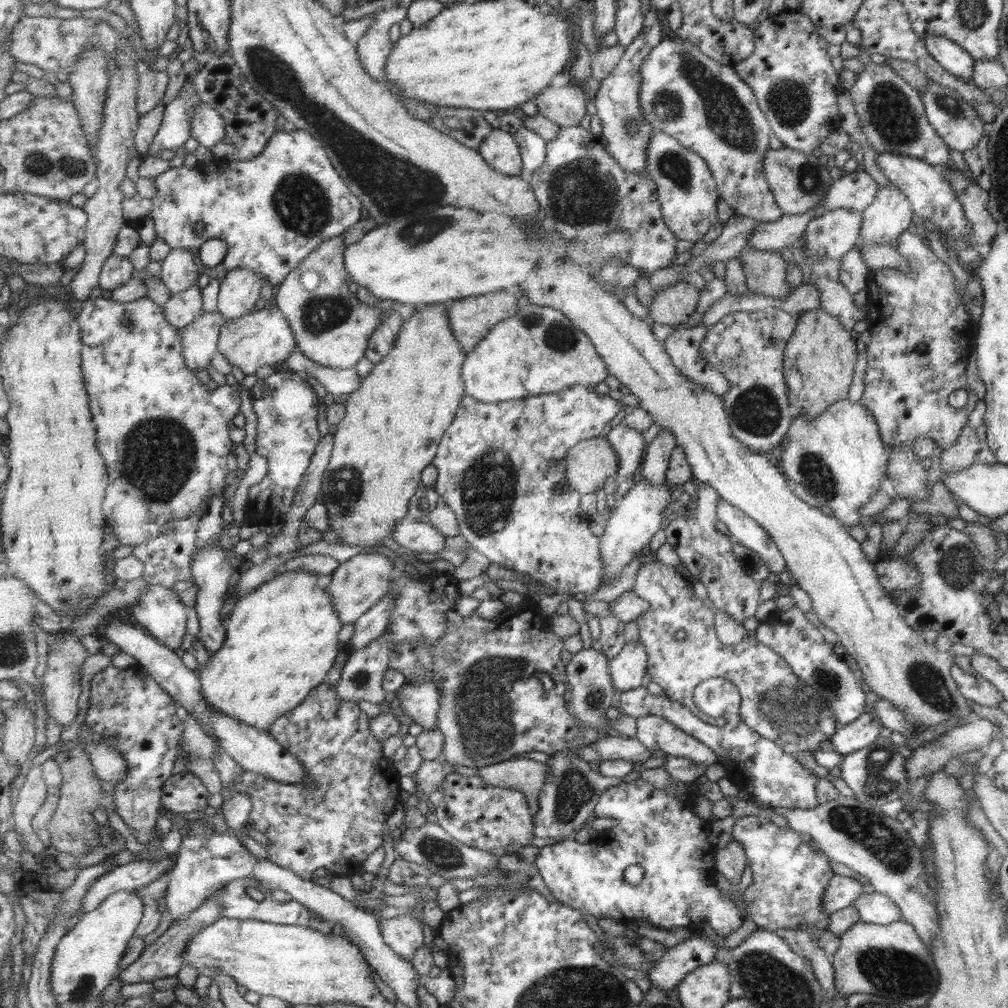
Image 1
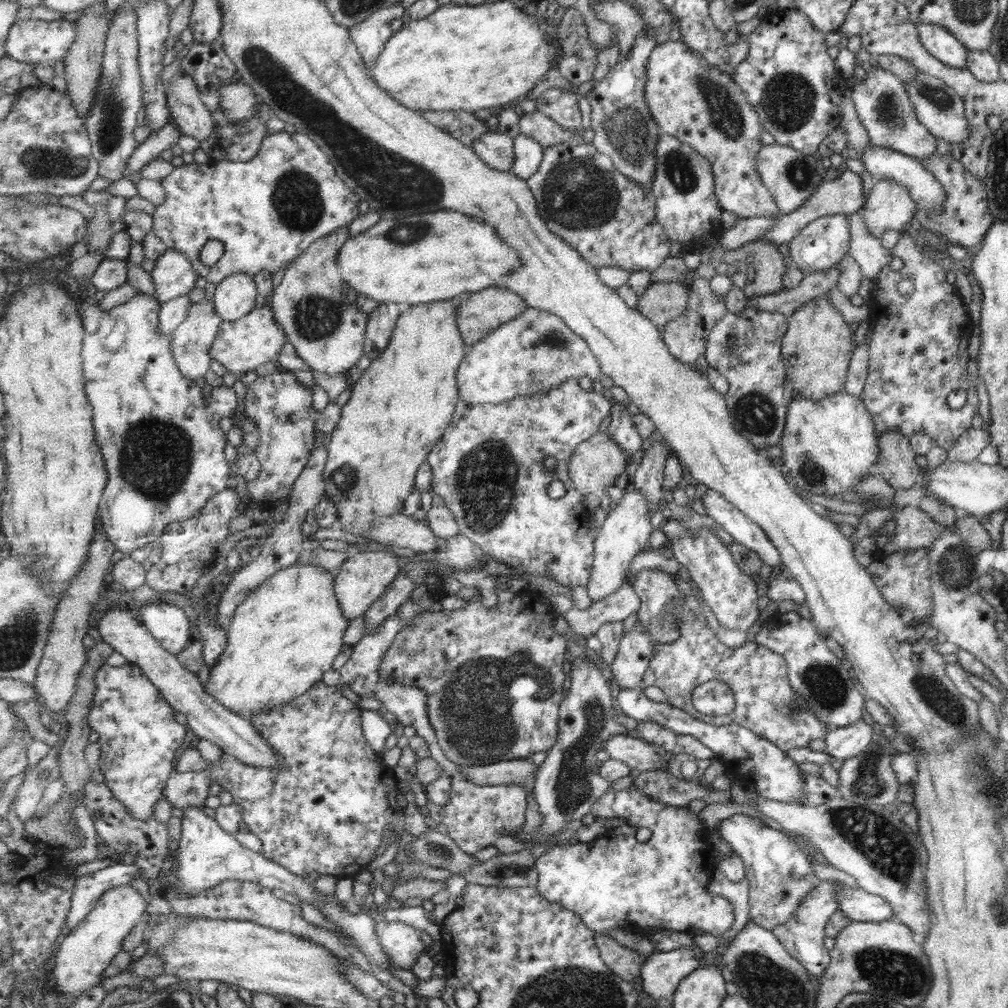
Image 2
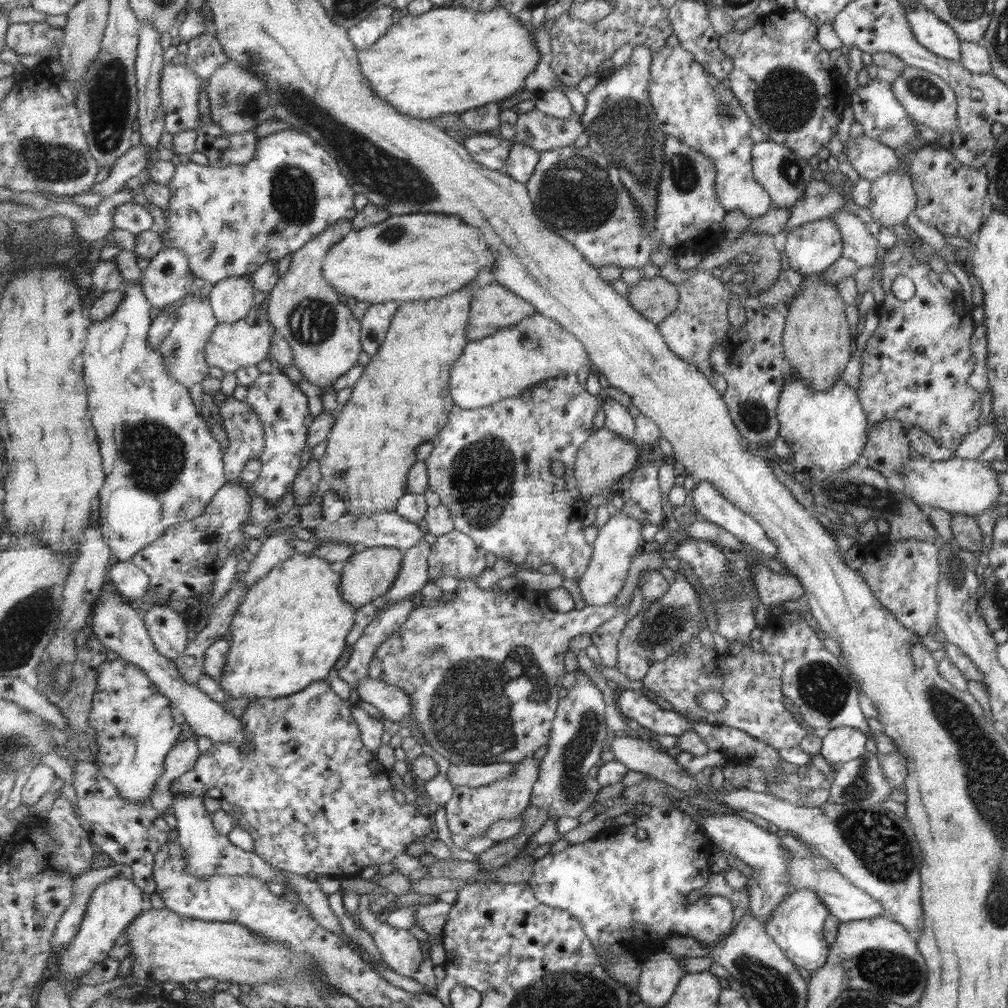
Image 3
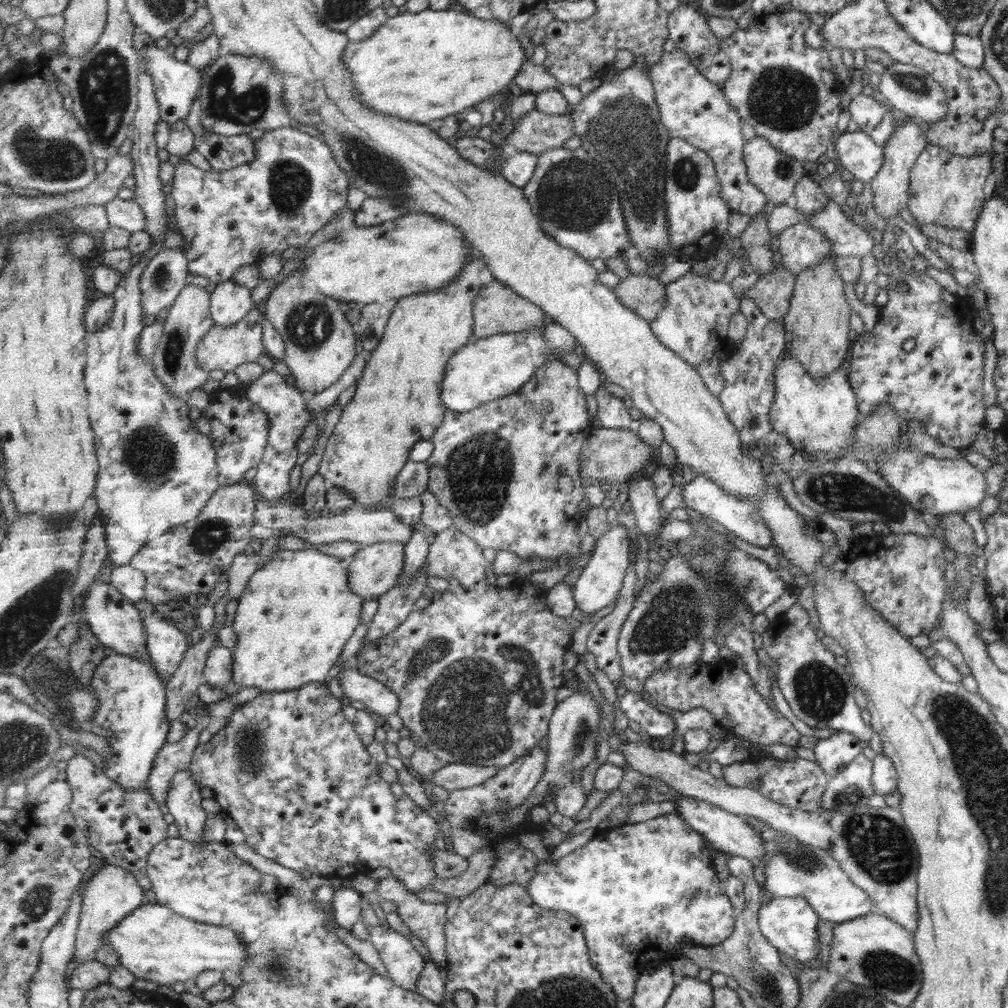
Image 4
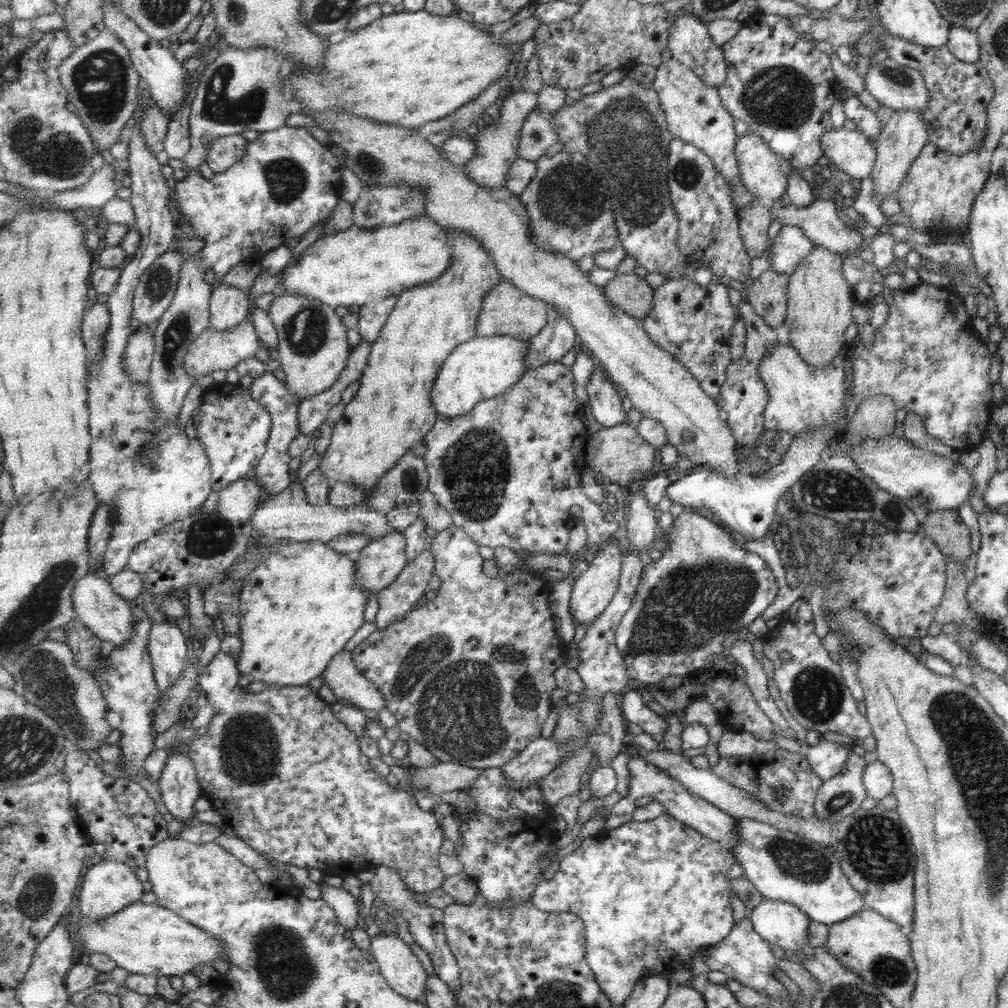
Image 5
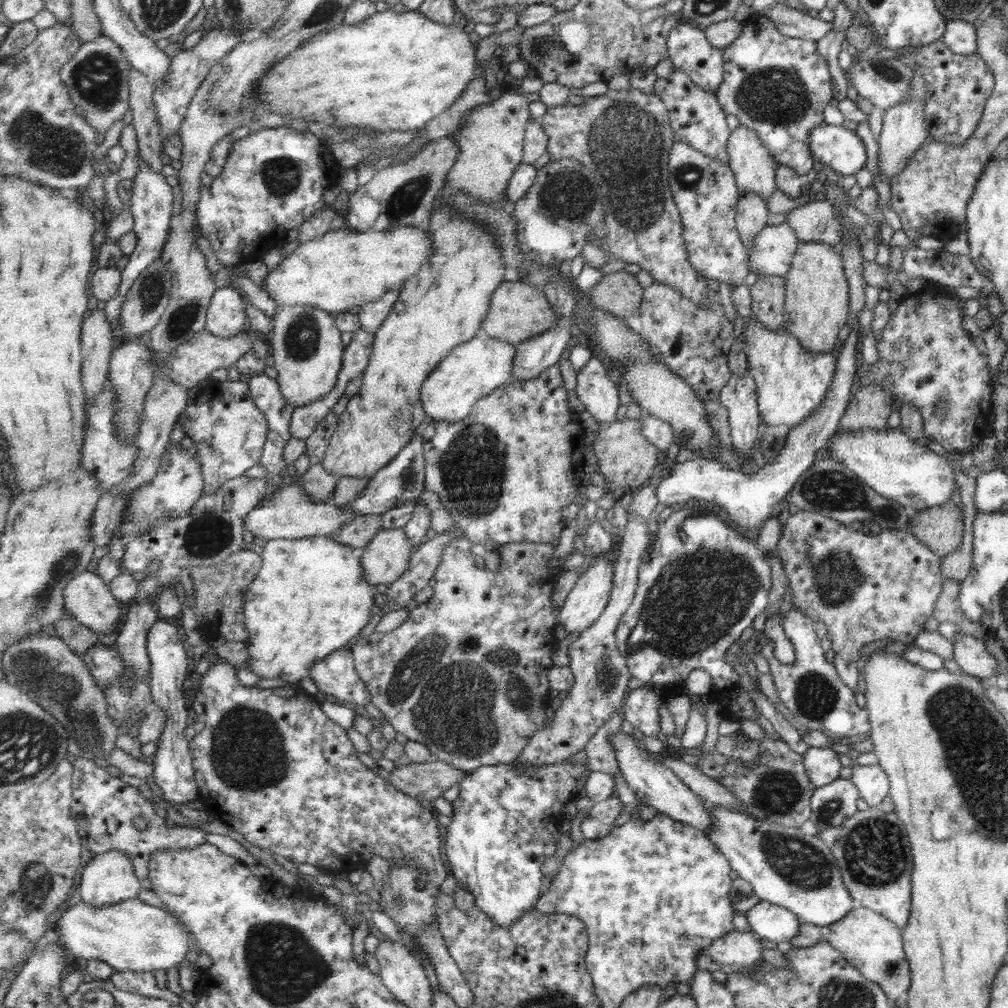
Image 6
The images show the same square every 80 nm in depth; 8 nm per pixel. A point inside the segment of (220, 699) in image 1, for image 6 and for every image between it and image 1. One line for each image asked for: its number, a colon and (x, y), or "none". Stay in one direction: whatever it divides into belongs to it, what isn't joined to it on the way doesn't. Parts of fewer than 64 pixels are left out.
2: (286, 634)
3: (291, 629)
4: (295, 616)
5: (300, 607)
6: (311, 596)

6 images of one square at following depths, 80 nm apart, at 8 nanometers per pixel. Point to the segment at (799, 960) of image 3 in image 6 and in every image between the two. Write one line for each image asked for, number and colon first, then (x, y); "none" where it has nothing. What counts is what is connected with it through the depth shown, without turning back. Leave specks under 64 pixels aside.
4: (788, 924)
5: (783, 925)
6: (775, 923)

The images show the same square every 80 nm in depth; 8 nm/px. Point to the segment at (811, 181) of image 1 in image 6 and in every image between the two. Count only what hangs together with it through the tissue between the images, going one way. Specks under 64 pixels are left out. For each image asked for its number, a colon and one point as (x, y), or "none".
2: (790, 176)
3: (783, 175)
4: (774, 173)
5: (763, 173)
6: (754, 168)

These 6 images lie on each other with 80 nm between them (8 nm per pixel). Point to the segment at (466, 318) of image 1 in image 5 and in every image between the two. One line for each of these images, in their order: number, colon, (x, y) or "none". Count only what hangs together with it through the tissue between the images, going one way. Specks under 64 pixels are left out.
2: (480, 313)
3: (494, 308)
4: (498, 310)
5: (507, 311)

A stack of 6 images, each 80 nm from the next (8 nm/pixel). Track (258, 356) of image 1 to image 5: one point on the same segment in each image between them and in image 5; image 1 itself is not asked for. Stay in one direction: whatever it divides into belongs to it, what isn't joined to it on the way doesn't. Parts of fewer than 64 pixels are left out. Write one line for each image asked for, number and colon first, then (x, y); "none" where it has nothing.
2: (255, 340)
3: (232, 346)
4: (223, 348)
5: (213, 350)

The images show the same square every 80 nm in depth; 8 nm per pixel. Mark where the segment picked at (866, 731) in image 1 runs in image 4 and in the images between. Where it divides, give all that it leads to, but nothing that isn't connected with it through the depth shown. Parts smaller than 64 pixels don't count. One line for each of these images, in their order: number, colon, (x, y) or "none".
2: (845, 742)
3: (838, 745)
4: (831, 753)

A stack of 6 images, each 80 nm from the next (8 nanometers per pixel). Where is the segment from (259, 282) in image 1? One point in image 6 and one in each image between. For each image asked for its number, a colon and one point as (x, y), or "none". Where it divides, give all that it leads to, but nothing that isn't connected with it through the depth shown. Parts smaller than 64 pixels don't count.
2: (234, 298)
3: (232, 300)
4: (231, 303)
5: (229, 306)
6: (227, 317)

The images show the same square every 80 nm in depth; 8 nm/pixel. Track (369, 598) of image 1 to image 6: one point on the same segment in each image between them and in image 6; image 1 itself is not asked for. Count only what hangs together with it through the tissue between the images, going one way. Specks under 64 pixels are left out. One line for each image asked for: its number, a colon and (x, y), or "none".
2: (363, 578)
3: (369, 574)
4: (375, 569)
5: (381, 562)
6: (386, 558)

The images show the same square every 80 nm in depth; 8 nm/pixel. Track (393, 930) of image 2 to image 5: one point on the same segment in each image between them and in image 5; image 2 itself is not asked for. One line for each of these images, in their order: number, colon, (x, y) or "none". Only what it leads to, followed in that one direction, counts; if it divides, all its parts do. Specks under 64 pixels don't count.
3: (401, 951)
4: (402, 961)
5: (402, 969)

